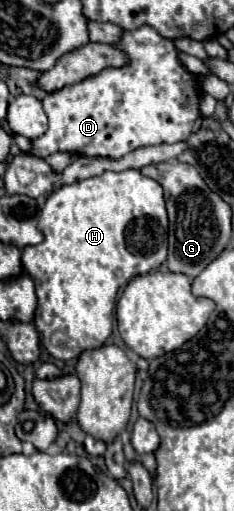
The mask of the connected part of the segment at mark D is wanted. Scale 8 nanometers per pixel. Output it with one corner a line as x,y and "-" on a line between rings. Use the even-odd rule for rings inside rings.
143,25
135,31
125,31
115,47
123,49
129,57
129,63
123,69
105,69
103,73
89,77
79,85
67,85
43,99
43,109
49,117
49,129
43,137
33,141
33,155
47,157
57,151
67,151
87,157
119,159
131,149
159,143
179,143
191,135
195,121
201,117
199,91
195,77
179,63
173,41
161,37
149,25

